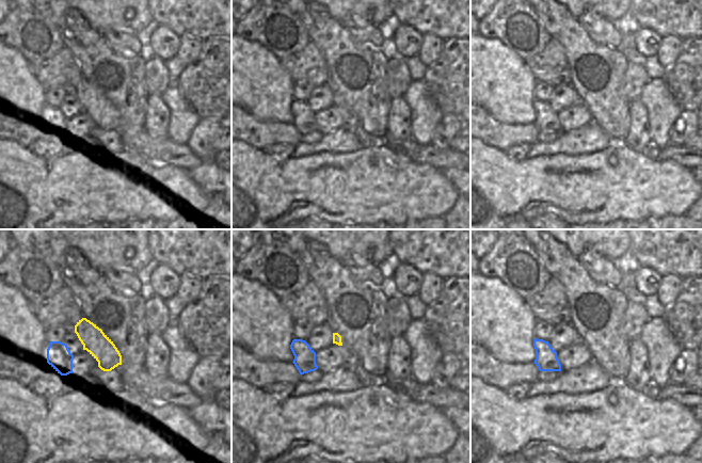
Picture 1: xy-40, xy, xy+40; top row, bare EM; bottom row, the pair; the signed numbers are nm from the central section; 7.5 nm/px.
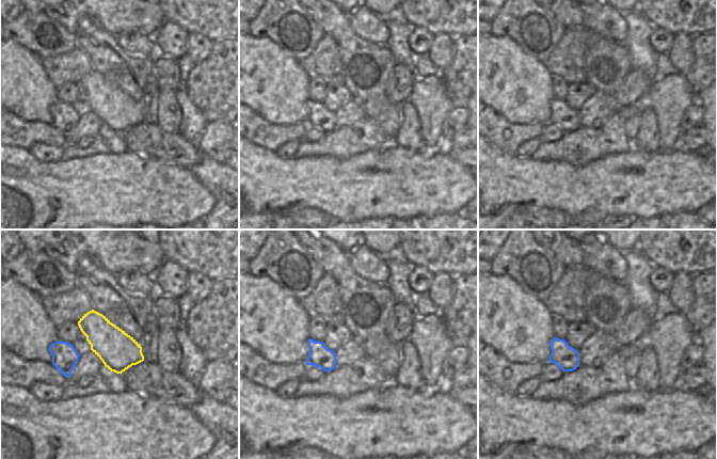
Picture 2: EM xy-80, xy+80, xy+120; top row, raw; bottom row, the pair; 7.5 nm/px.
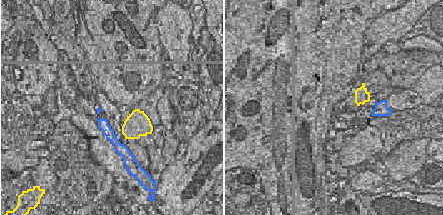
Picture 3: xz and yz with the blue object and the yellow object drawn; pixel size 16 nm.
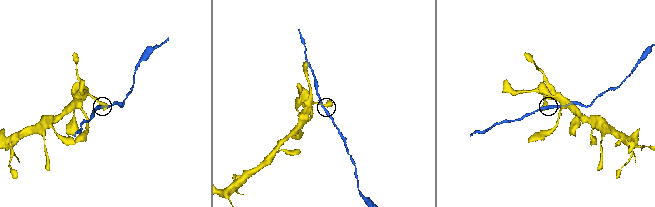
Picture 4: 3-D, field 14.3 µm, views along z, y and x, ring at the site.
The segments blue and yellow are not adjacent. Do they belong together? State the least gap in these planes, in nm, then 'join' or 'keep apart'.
90 nm apart; join

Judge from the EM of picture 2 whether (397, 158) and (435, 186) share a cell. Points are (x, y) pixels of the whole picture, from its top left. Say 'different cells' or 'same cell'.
same cell

